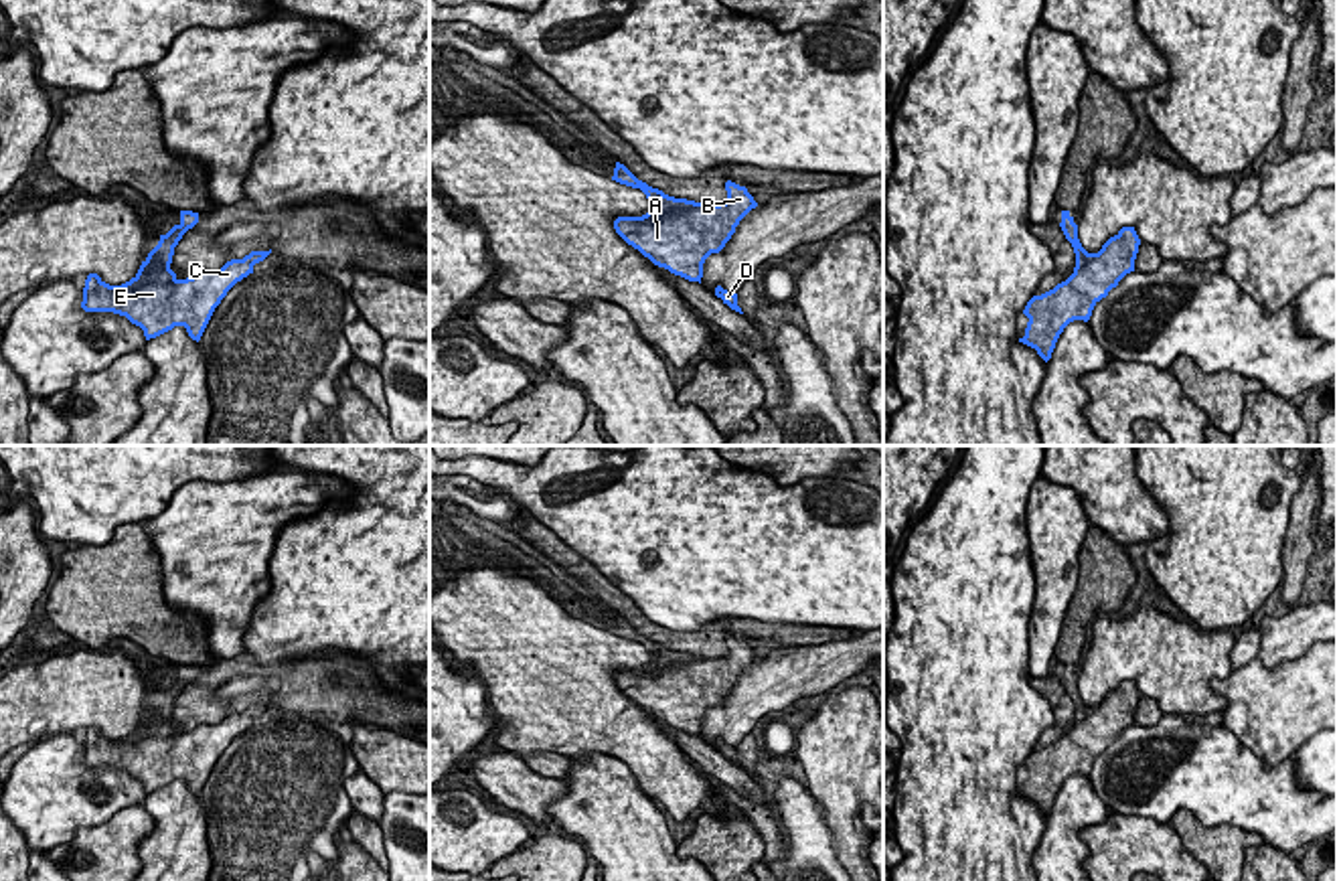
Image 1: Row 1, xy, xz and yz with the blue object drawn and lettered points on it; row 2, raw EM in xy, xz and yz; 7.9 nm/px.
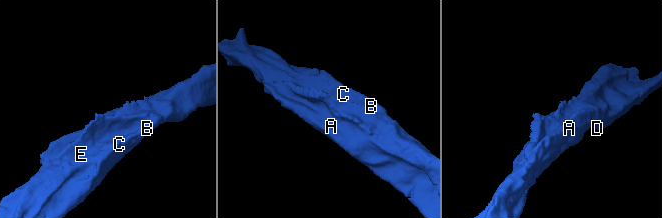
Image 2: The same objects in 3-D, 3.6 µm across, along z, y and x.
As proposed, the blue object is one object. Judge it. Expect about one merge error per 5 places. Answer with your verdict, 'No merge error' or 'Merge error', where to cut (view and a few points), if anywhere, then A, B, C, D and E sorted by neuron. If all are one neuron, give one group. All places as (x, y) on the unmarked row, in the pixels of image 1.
No merge error. No split. Groups: A B C D E

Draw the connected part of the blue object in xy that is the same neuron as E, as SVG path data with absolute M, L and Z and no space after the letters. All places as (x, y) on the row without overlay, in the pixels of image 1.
M180 664L180 676L160 689L138 727L122 739L109 739L97 727L89 727L81 762L126 770L144 784L146 794L184 780L188 790L199 796L227 745L253 727L253 719L263 715L271 703L251 705L243 713L227 715L217 725L196 725L192 731L178 733L170 723L174 701L196 676L199 666Z

